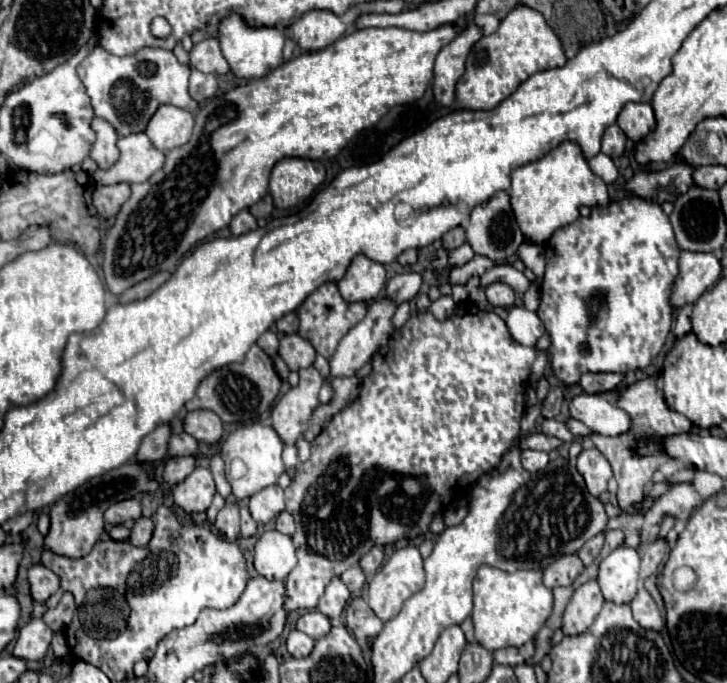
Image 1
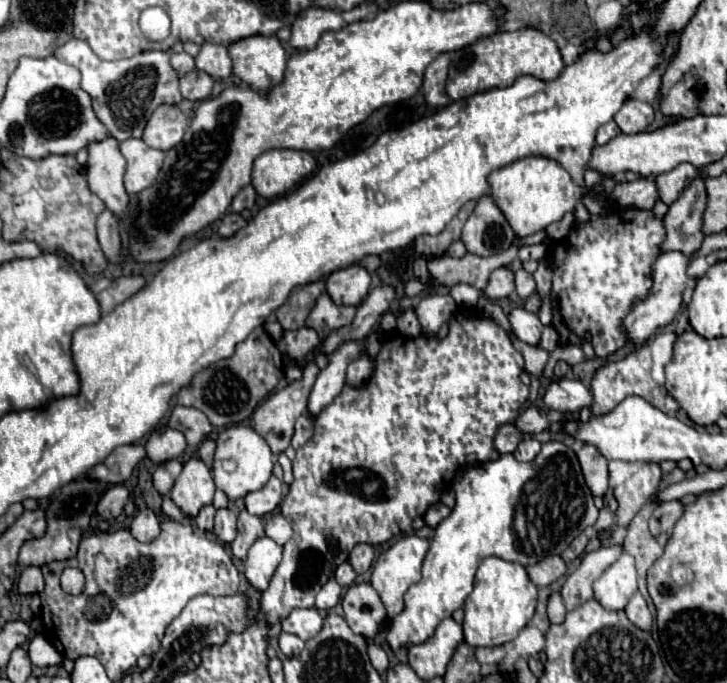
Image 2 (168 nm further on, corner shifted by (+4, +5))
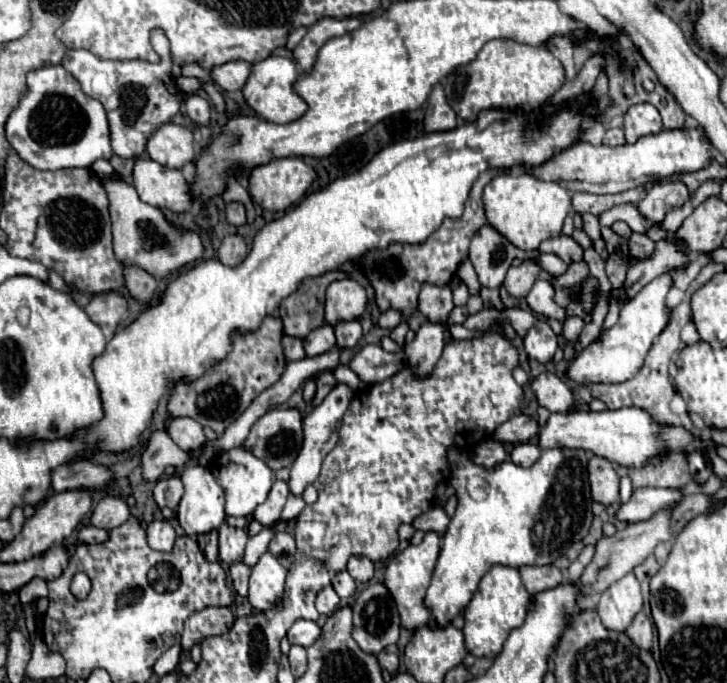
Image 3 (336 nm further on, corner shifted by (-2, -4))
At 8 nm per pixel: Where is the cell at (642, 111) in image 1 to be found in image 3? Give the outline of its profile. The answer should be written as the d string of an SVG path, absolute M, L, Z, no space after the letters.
M651 104L631 106L625 114L623 130L625 130L625 138L629 144L637 142L641 136L659 134L663 130L659 110L655 110L655 106L651 106Z

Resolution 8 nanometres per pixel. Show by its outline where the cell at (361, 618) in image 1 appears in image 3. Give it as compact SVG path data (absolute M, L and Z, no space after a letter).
M377 582L377 584L369 584L359 598L353 604L353 640L359 644L359 648L363 652L369 654L379 654L385 646L395 644L399 640L399 628L401 628L401 618L397 612L397 606L387 590L385 584Z

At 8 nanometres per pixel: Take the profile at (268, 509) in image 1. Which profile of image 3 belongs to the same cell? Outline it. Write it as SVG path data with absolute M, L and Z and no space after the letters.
M275 480L275 482L273 482L273 488L269 490L267 500L265 500L261 506L255 508L253 518L255 518L257 522L261 522L263 526L271 526L273 522L277 522L279 516L281 516L283 506L285 506L287 494L289 494L287 482L283 482L283 480Z

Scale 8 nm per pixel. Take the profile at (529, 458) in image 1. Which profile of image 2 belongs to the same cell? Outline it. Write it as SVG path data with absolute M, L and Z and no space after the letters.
M527 437L527 439L521 441L521 445L515 449L513 457L515 457L517 461L529 463L529 461L533 461L533 459L539 455L539 451L541 451L541 443L539 443L535 437Z

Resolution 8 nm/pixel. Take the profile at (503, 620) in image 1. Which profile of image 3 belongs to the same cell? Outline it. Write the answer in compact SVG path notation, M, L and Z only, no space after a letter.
M491 566L489 572L481 578L477 592L473 594L471 602L467 604L463 616L465 616L465 646L473 656L485 656L493 660L499 650L503 648L503 642L507 640L509 632L515 630L515 626L523 624L523 618L527 614L531 594L527 594L517 568L509 566Z

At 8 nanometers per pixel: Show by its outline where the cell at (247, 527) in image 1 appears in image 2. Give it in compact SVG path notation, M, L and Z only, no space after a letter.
M245 509L239 513L239 523L237 523L237 537L235 541L231 543L231 549L233 549L233 555L239 557L239 559L245 559L247 557L247 551L249 547L253 545L253 541L257 537L263 537L265 531L263 531L263 523L259 517L253 517L251 513L247 513Z

